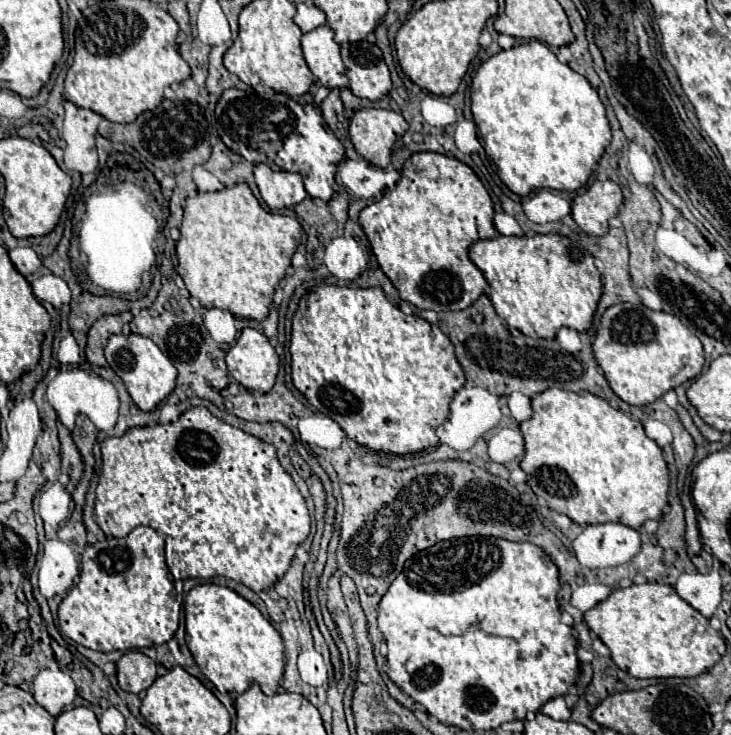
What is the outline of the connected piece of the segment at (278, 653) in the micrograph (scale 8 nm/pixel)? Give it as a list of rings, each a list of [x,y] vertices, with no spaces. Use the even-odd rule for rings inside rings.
[[[218,584],[194,586],[184,600],[186,646],[202,674],[222,694],[242,694],[250,682],[258,682],[262,692],[272,696],[282,680],[284,646],[274,626],[234,590]]]

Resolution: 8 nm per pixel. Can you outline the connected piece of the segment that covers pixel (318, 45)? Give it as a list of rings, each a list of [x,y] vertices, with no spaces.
[[[324,24],[302,36],[302,50],[308,68],[318,78],[316,86],[342,88],[348,86],[346,68],[340,58],[340,46],[334,40],[334,30]]]

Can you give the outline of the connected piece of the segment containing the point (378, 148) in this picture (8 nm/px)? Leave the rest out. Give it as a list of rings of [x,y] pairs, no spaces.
[[[358,110],[348,126],[356,152],[378,168],[390,164],[390,154],[398,138],[408,130],[408,122],[394,110]]]

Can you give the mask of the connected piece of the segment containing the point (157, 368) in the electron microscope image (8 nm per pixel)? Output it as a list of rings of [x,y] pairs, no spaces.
[[[118,334],[112,336],[106,344],[106,360],[112,366],[112,370],[124,380],[130,396],[138,404],[140,410],[152,412],[158,408],[158,404],[170,396],[176,384],[176,368],[174,364],[160,352],[160,348],[146,336],[140,334]]]

